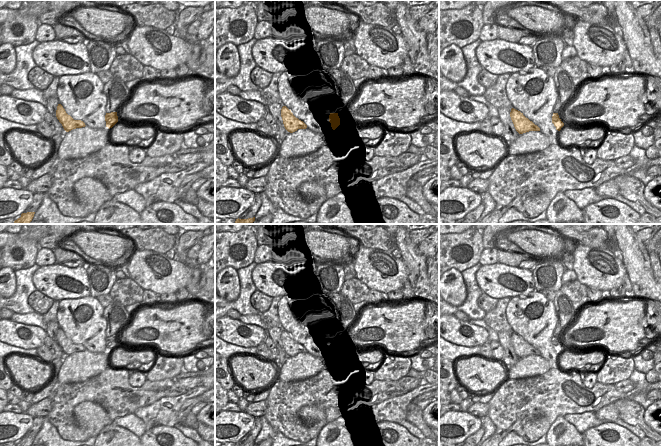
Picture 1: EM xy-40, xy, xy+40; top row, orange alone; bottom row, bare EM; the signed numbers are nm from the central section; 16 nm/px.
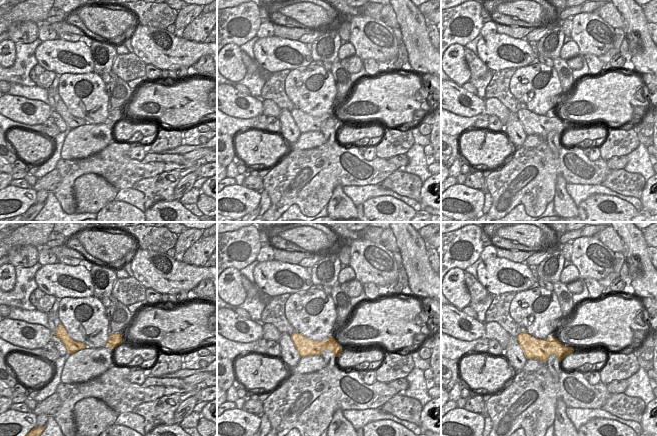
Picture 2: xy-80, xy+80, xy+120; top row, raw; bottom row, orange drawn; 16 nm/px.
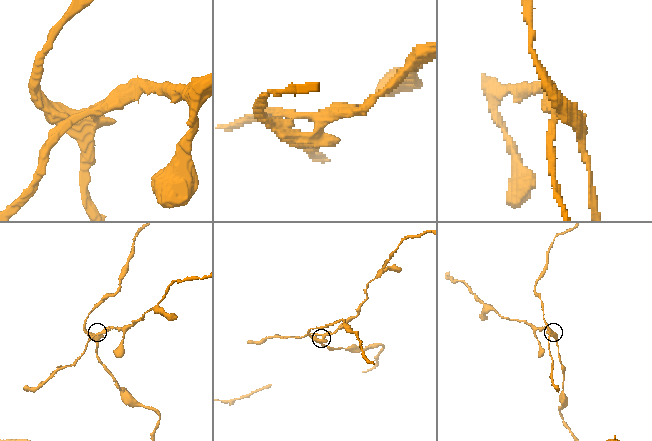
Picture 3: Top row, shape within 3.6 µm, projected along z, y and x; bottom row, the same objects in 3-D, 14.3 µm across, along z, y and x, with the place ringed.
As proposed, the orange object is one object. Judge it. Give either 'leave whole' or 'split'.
split

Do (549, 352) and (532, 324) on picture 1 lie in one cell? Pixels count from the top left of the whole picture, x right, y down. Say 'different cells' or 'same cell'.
same cell

